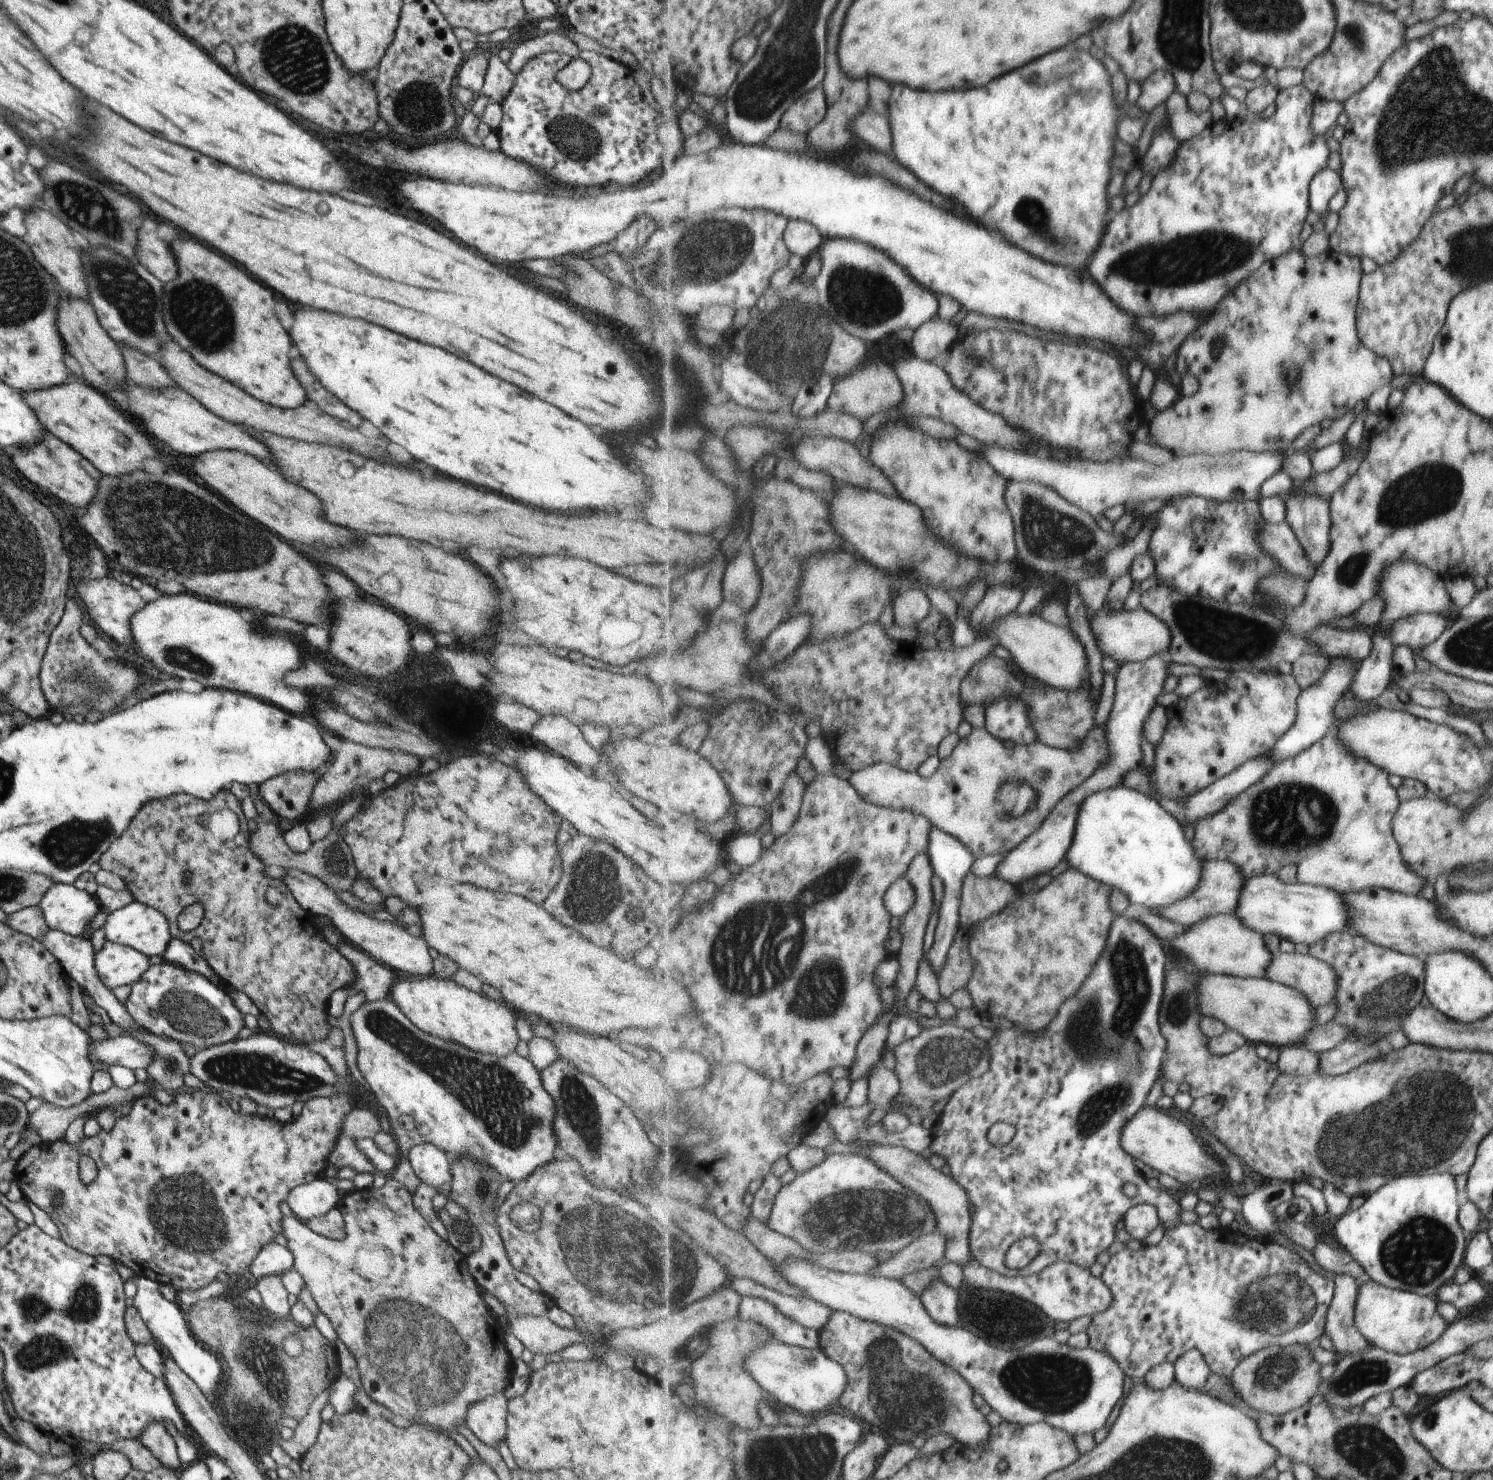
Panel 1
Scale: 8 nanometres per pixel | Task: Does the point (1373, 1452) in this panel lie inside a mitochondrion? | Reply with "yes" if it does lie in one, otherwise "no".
yes

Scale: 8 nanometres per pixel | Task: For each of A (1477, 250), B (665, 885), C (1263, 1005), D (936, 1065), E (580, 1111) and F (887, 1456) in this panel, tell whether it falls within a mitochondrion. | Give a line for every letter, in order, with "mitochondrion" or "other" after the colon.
A: mitochondrion
B: other
C: other
D: mitochondrion
E: mitochondrion
F: other

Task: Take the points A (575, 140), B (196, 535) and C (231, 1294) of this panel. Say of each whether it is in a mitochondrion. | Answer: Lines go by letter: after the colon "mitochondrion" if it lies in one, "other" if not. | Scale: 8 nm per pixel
A: mitochondrion
B: mitochondrion
C: other

